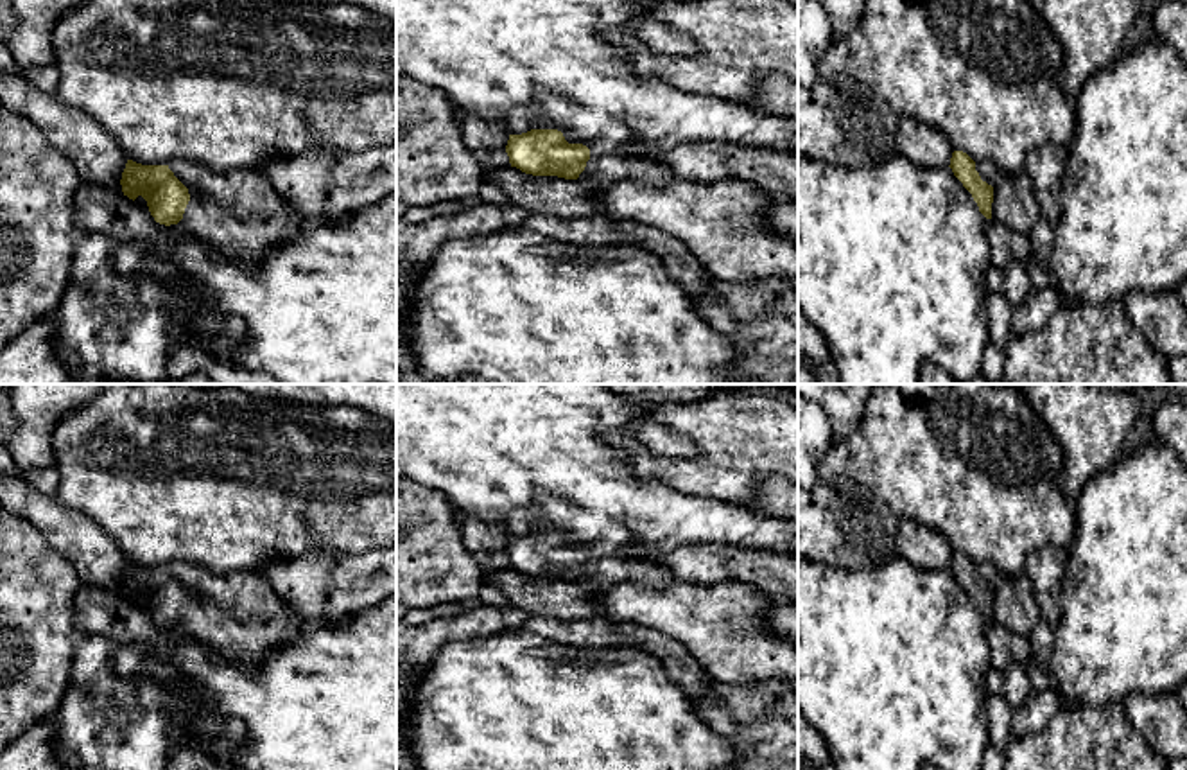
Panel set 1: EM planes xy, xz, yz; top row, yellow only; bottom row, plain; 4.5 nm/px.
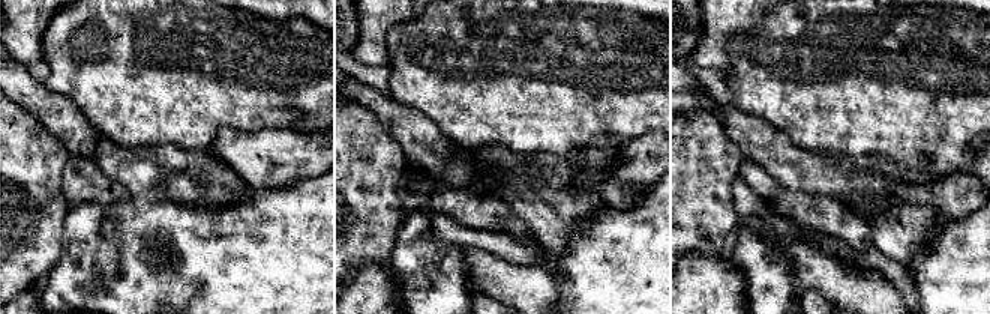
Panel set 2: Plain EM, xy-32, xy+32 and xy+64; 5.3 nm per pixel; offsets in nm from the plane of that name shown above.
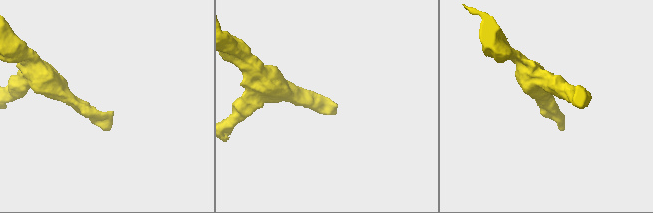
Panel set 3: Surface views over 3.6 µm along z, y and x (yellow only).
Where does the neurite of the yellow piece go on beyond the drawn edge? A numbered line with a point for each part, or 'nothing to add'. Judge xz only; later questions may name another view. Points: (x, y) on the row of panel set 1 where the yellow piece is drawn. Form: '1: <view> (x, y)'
1: xz (603, 171)

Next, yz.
1: yz (988, 171)

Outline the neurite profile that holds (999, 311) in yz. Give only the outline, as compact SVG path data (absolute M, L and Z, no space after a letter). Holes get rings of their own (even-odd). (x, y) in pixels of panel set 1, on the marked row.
M1001 291L986 294L988 336L993 345L1006 345L1011 337L1013 307Z

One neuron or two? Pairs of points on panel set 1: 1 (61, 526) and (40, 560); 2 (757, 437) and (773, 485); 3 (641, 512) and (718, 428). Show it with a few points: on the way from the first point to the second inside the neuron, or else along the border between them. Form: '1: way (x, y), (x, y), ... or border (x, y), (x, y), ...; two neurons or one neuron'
1: border (18, 516), (27, 519), (77, 575); two neurons
2: border (779, 474), (762, 478), (757, 492), (743, 503); two neurons
3: border (630, 460), (639, 476), (705, 498); two neurons

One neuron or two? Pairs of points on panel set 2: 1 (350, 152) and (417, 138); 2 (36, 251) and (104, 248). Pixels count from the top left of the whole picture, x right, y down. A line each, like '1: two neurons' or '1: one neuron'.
1: two neurons
2: two neurons

